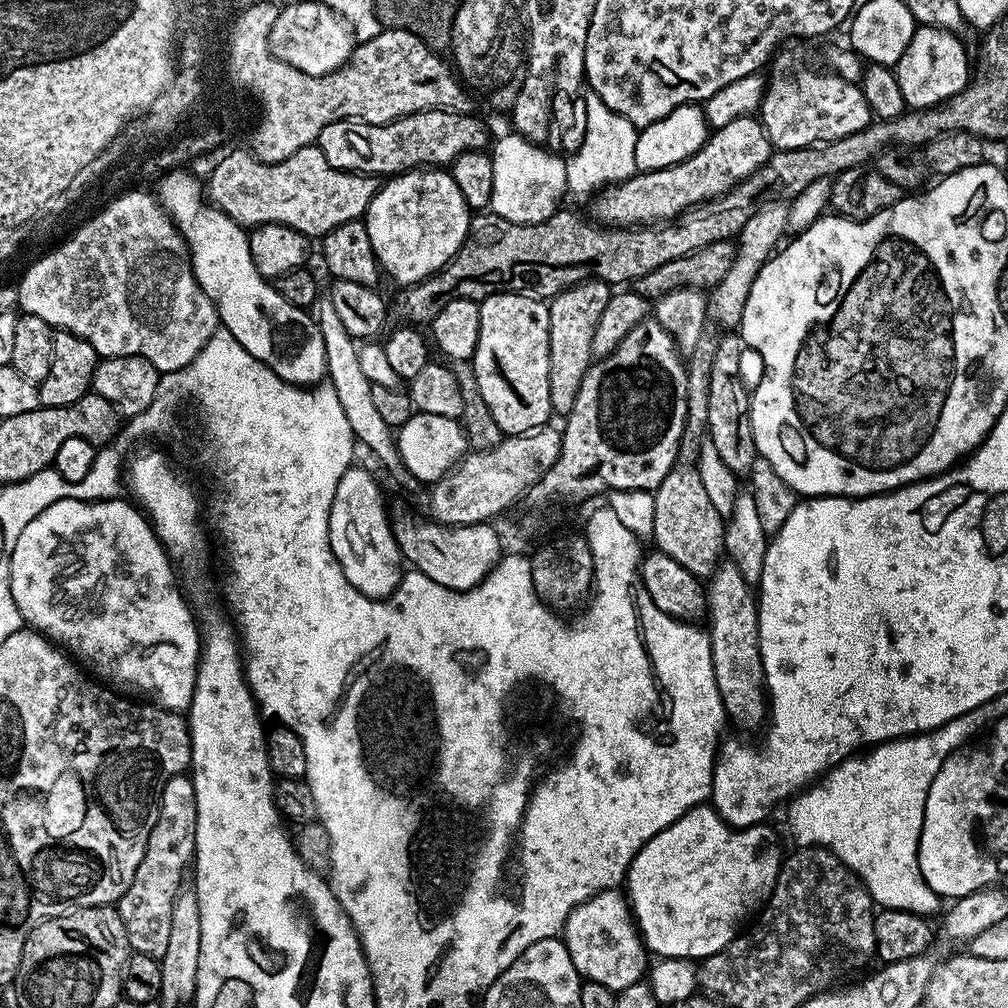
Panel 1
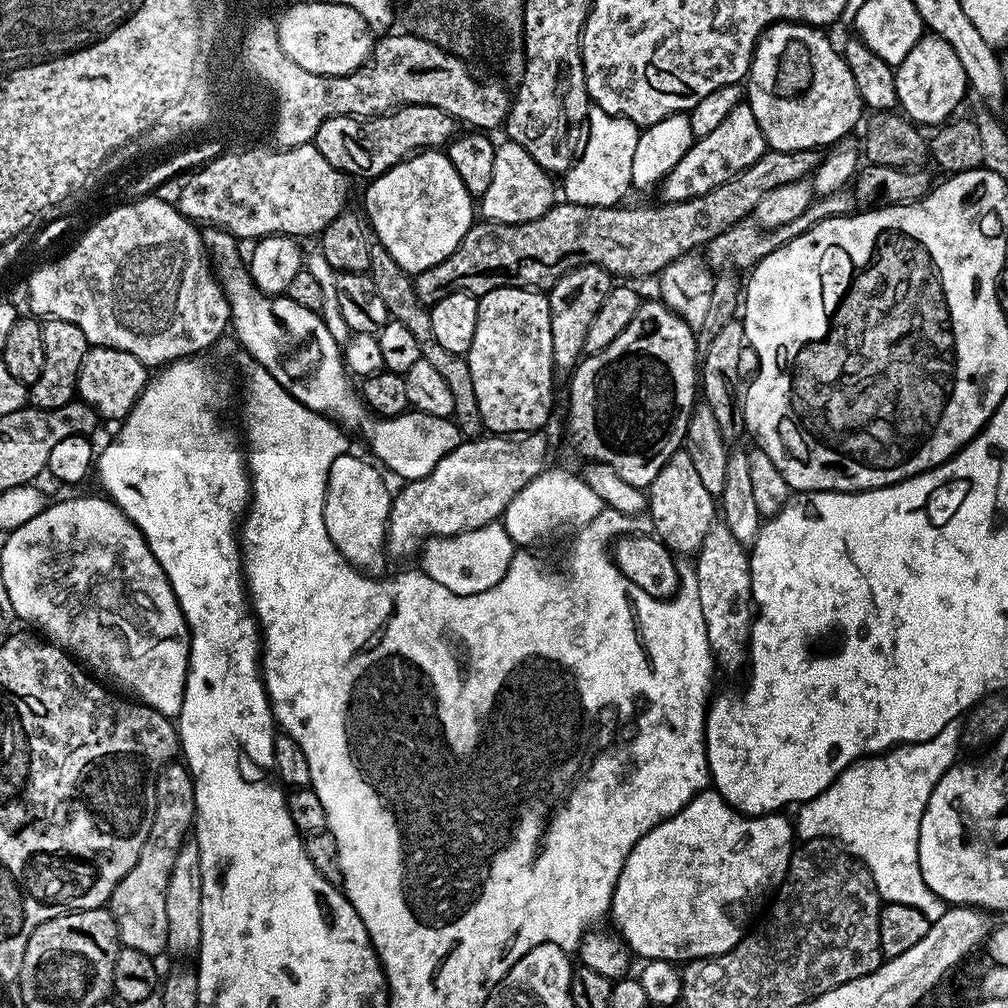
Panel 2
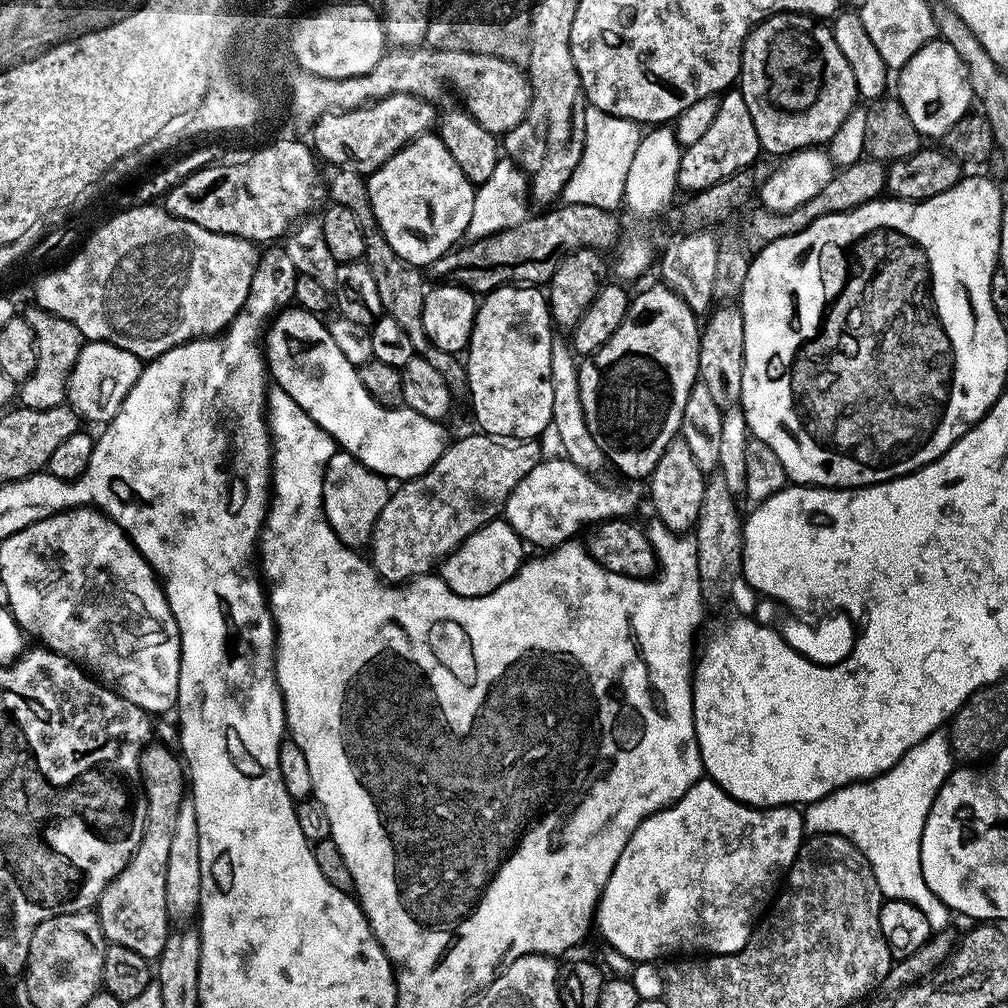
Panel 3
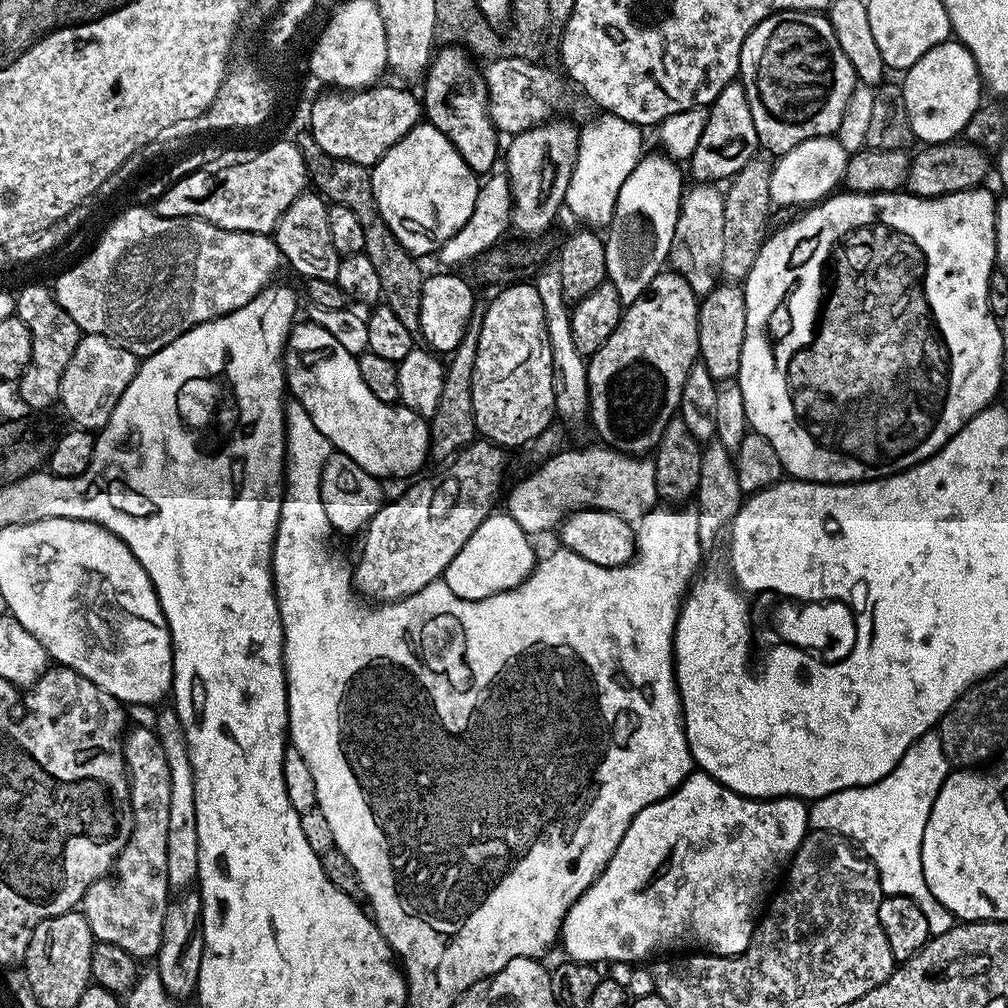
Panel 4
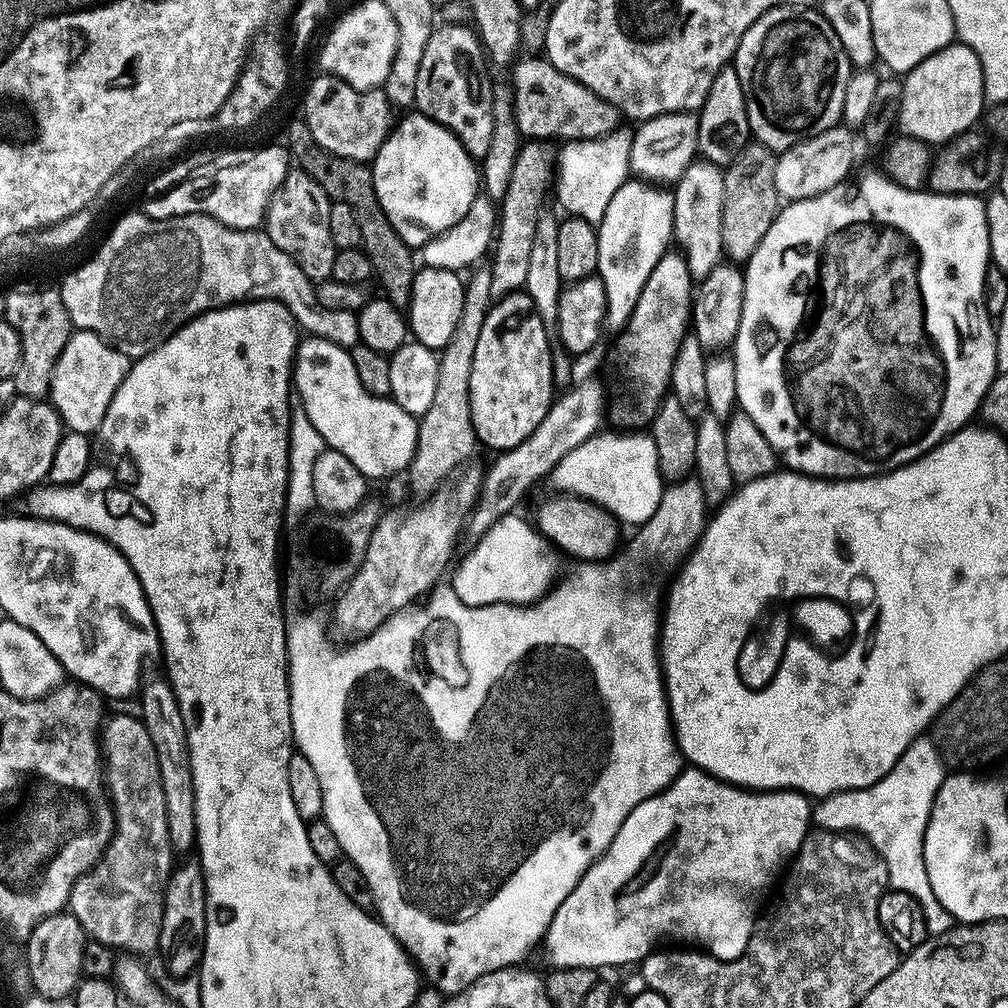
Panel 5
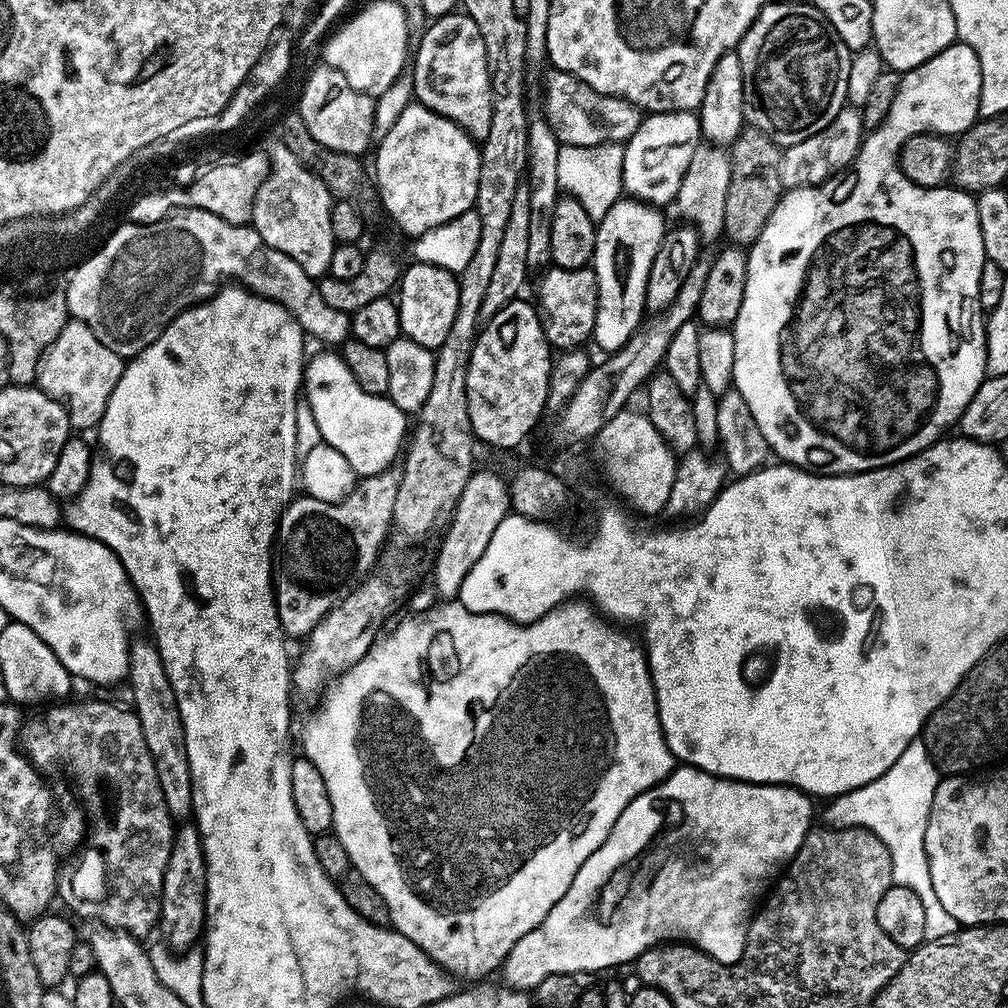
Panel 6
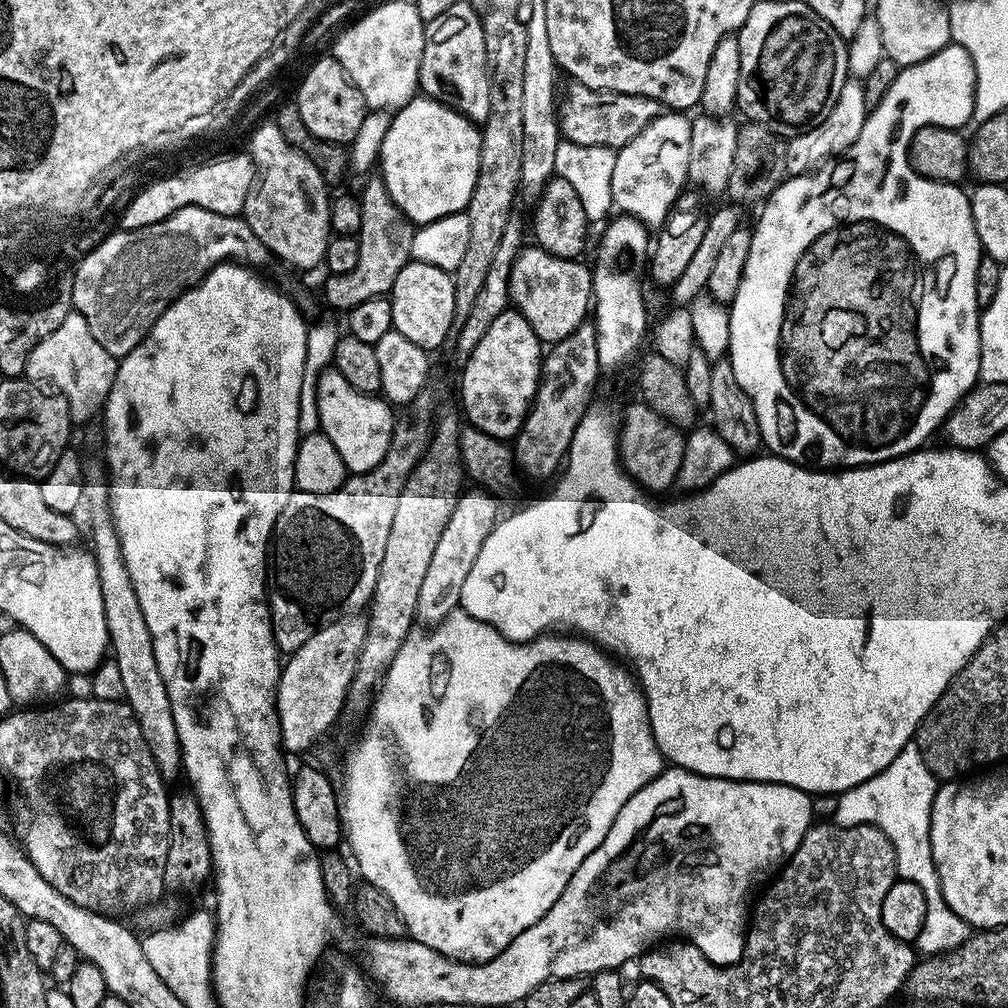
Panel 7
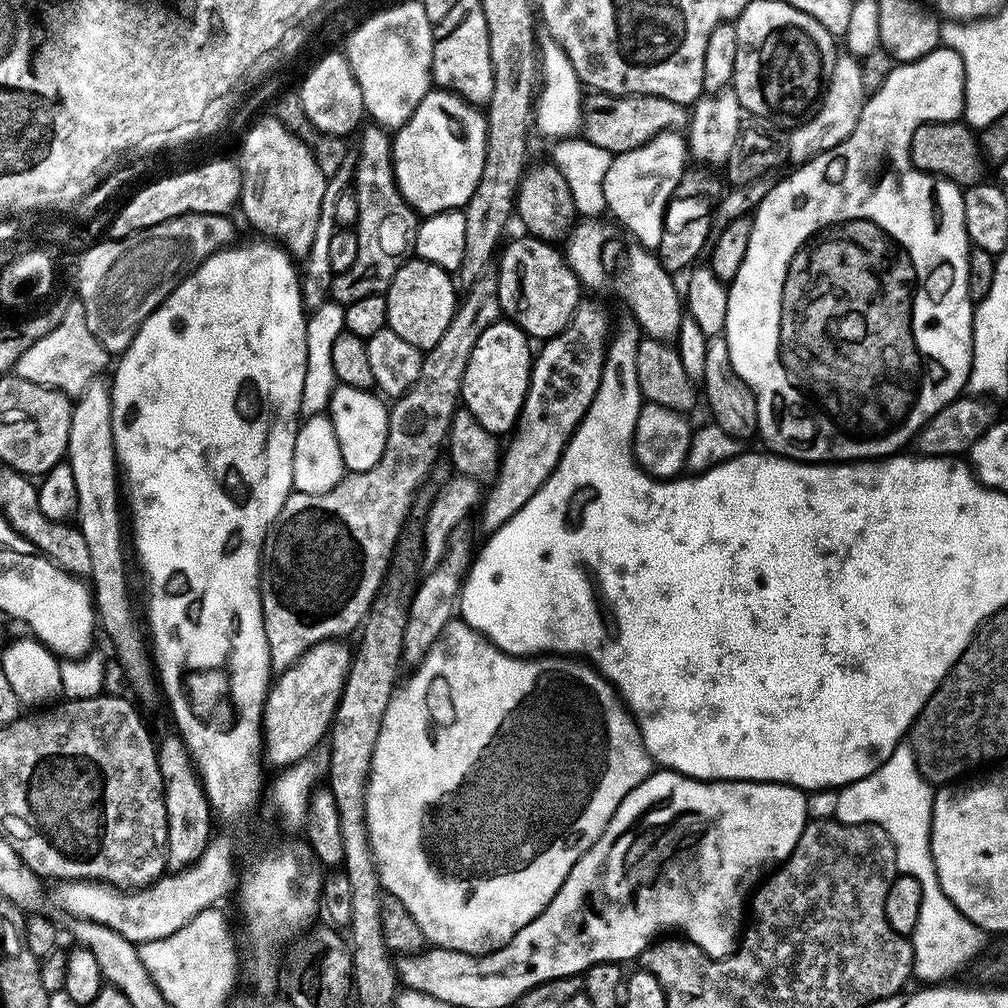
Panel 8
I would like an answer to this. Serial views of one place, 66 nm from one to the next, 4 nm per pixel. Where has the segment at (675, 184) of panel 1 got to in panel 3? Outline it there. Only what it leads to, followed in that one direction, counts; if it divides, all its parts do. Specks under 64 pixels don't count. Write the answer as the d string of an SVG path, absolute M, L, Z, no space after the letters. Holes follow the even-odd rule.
M728 90L719 97L716 105L716 116L710 122L706 134L698 138L698 142L687 145L680 153L677 185L688 194L701 192L704 188L722 182L727 176L743 172L757 163L762 149L758 142L758 130L754 130L754 118L750 118L750 110L746 107L746 98L742 98L739 90Z

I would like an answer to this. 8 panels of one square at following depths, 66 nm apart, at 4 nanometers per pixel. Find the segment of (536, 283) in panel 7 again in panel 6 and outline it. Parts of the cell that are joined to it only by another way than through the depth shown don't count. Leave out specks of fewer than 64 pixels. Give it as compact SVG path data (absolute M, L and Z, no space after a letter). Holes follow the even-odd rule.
M552 266L544 274L545 276L540 280L540 289L537 290L534 300L538 305L540 321L549 345L556 350L567 350L587 345L592 340L594 318L598 314L598 278L596 272L590 266L587 268L558 268Z

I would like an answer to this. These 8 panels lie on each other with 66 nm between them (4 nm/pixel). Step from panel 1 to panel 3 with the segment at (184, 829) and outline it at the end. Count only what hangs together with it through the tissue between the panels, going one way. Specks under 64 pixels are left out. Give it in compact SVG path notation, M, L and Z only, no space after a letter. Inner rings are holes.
M149 743L140 755L142 795L148 804L142 842L127 866L108 883L106 890L102 890L94 908L108 944L126 946L126 950L142 954L149 962L160 957L170 931L166 910L166 865L170 863L174 818L178 818L178 806L182 806L186 798L186 768L181 757L166 745L156 743Z

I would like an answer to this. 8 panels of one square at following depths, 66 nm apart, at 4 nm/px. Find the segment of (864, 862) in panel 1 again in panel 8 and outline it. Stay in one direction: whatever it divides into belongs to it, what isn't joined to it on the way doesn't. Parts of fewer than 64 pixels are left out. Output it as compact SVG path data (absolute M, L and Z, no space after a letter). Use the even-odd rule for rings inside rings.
M902 742L894 750L894 754L890 754L890 758L886 758L886 762L882 766L878 766L878 770L874 770L866 778L862 778L858 782L853 784L846 784L843 788L839 789L835 793L836 796L836 812L834 812L835 819L840 820L843 824L877 824L882 826L882 830L886 830L886 834L890 834L890 842L894 846L896 851L896 870L901 876L913 876L915 880L922 886L922 910L920 911L920 921L918 926L914 926L914 930L911 934L912 942L912 958L914 961L914 976L915 979L920 979L920 982L944 982L949 979L948 976L951 972L956 972L959 968L964 968L980 951L984 948L984 939L986 939L986 933L984 929L979 928L974 922L970 922L966 917L960 913L954 906L954 902L950 902L950 898L946 898L946 894L942 890L940 885L940 879L936 873L936 867L934 866L934 858L932 857L932 798L934 795L933 785L929 784L925 780L924 775L916 769L916 759L912 754L911 743Z

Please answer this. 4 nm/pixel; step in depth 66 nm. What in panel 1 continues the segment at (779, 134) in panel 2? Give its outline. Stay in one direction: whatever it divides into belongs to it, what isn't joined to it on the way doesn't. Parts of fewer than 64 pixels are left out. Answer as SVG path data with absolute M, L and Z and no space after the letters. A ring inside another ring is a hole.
M792 46L781 47L771 61L772 77L767 77L758 109L758 119L773 149L805 148L817 142L841 140L873 123L872 111L866 106L859 83L844 80L831 70L819 72L811 68L802 53L788 47Z

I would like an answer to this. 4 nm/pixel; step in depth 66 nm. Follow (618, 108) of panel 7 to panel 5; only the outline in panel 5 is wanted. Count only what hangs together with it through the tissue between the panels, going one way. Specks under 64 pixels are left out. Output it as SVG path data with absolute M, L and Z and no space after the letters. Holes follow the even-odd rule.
M547 58L539 59L524 61L521 59L511 69L512 109L521 137L551 142L593 140L621 127L622 114L610 102L598 98L598 94L582 86L582 82L562 74L562 70L555 68Z

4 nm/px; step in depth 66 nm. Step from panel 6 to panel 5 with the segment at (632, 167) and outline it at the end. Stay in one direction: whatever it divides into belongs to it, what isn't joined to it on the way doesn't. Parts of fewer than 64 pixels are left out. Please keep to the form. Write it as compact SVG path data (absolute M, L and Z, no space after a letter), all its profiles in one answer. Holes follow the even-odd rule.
M671 112L645 120L635 129L630 150L630 169L639 179L668 186L680 179L697 159L698 119L690 112Z

